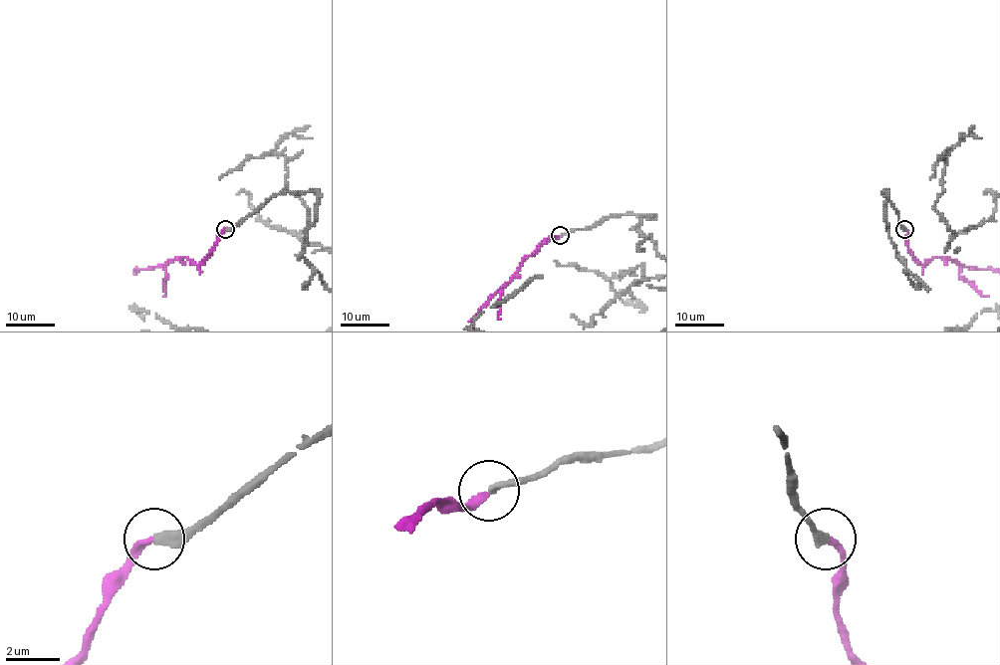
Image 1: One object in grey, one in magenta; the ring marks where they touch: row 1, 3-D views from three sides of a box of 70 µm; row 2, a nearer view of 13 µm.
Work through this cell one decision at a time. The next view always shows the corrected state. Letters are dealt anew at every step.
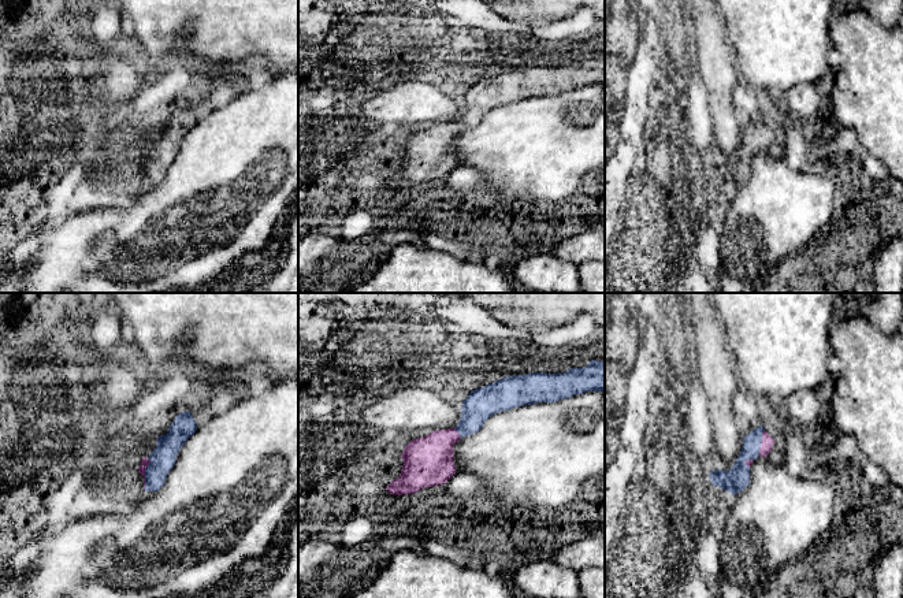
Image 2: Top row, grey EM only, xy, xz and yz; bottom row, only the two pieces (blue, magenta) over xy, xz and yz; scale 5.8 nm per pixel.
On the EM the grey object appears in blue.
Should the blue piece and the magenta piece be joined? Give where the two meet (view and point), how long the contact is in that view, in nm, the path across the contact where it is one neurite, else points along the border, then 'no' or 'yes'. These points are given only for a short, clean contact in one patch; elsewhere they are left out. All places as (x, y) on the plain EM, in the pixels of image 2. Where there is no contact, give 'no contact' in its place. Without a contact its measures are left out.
contact xy (145, 167); length 190 nm; way xy (163, 151), (145, 167), (144, 156); yes

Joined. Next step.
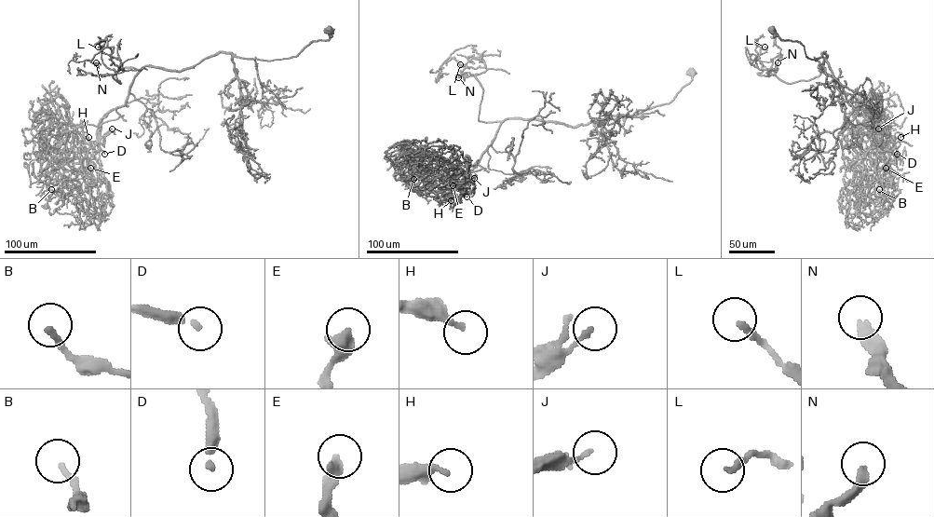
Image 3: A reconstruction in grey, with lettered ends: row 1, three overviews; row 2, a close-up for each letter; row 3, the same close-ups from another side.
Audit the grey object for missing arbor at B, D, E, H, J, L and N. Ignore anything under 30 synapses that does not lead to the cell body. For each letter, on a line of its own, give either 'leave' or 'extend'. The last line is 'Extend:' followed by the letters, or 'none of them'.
B: leave
D: extend
E: leave
H: leave
J: leave
L: extend
N: extend
Extend: D, L, N

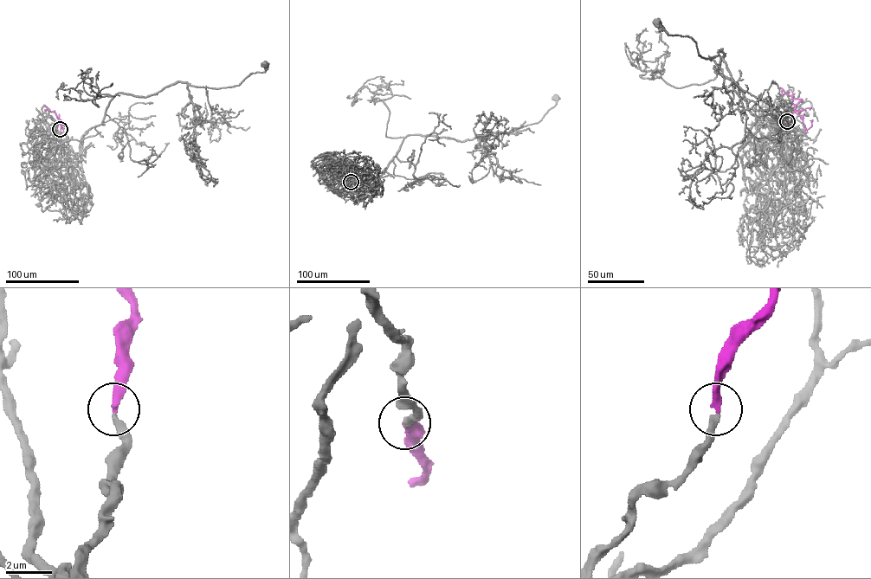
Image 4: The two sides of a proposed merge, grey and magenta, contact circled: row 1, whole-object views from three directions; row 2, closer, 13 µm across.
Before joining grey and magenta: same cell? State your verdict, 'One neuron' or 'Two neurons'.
One neuron

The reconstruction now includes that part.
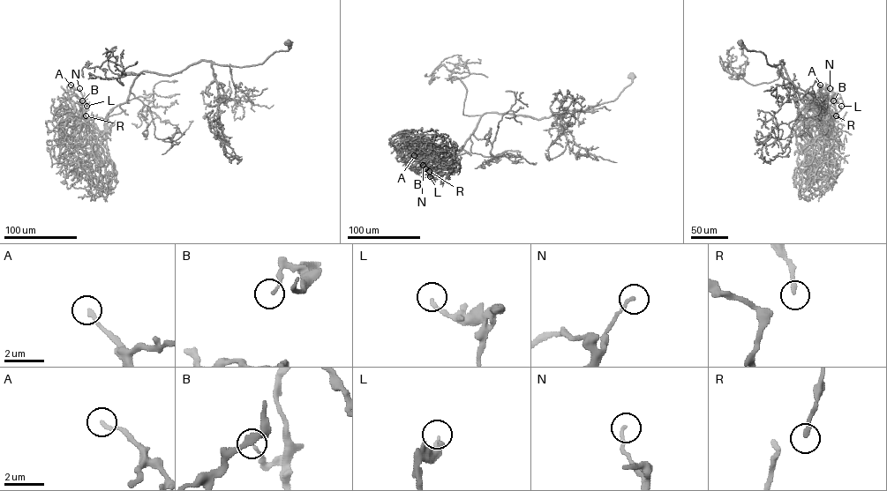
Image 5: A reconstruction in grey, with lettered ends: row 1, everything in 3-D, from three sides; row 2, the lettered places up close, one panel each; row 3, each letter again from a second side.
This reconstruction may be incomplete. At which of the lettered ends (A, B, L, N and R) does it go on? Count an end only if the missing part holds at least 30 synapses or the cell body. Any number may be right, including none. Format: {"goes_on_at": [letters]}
{"goes_on_at": []}

